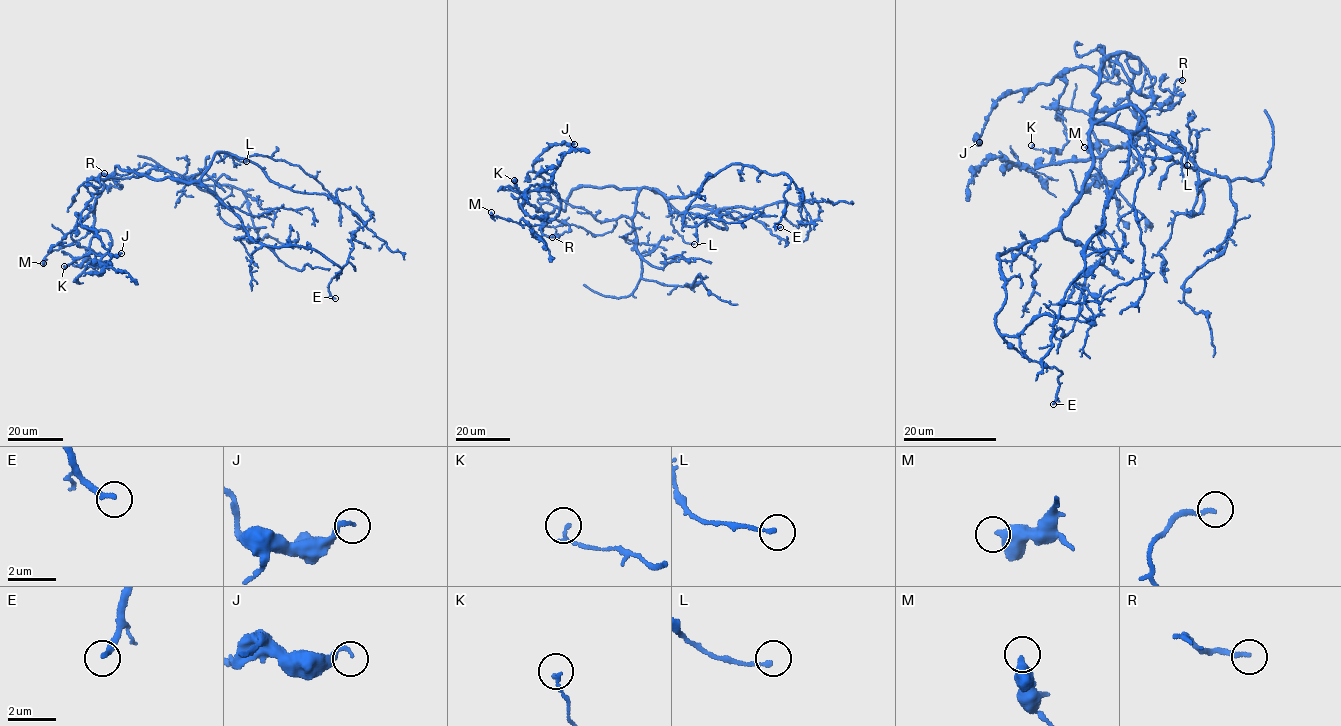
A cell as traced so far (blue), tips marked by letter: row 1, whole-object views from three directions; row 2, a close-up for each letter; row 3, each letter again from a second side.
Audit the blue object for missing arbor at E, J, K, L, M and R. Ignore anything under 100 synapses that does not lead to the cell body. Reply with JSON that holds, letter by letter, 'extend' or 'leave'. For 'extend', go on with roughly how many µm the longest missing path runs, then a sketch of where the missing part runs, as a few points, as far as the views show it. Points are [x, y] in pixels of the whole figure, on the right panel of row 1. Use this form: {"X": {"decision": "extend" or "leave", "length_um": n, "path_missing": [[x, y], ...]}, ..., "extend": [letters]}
{"E": {"decision": "leave"}, "J": {"decision": "leave"}, "K": {"decision": "leave"}, "L": {"decision": "leave"}, "M": {"decision": "leave"}, "R": {"decision": "leave"}, "extend": []}

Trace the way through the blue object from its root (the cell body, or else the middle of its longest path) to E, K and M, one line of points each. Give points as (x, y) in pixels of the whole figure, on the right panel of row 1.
E: (1095, 111), (1080, 196), (1046, 235), (998, 253), (1005, 289), (995, 326), (1024, 358), (1061, 371), (1053, 404)
K: (1095, 111), (1103, 59), (1129, 53), (1139, 136), (1051, 164), (1054, 149), (1031, 145)
M: (1095, 111), (1103, 59), (1129, 53), (1140, 66), (1127, 93), (1139, 136), (1120, 147), (1102, 139), (1084, 147)

